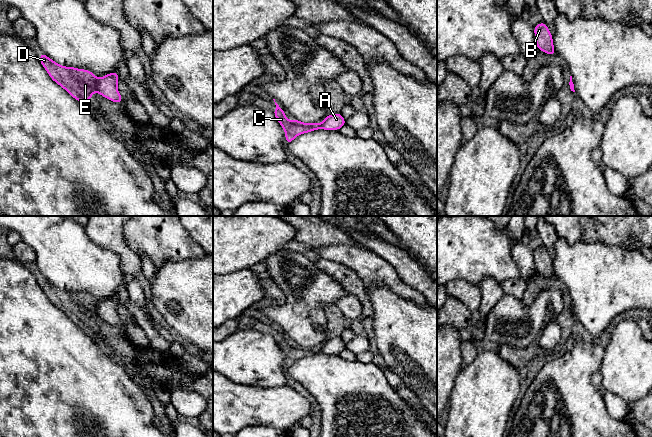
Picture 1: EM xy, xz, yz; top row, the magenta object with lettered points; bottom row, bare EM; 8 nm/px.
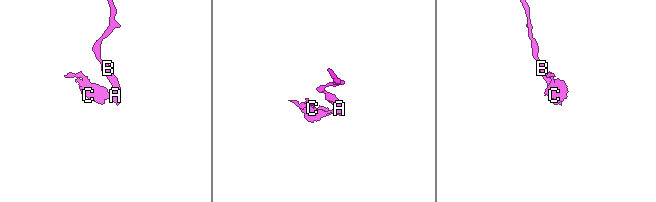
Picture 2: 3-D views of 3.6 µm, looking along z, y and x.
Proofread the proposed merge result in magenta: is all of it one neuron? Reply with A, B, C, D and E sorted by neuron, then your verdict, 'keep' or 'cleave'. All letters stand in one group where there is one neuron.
A B / C D E | cleave

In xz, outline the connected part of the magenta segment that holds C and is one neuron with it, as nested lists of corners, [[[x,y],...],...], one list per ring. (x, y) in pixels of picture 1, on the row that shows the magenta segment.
[[[276,102],[275,105],[276,109],[272,112],[285,131],[286,144],[290,144],[297,136],[301,134],[321,129],[322,124],[320,124],[319,122],[304,123],[297,119],[288,120],[285,117],[286,111],[284,109],[281,109]]]

